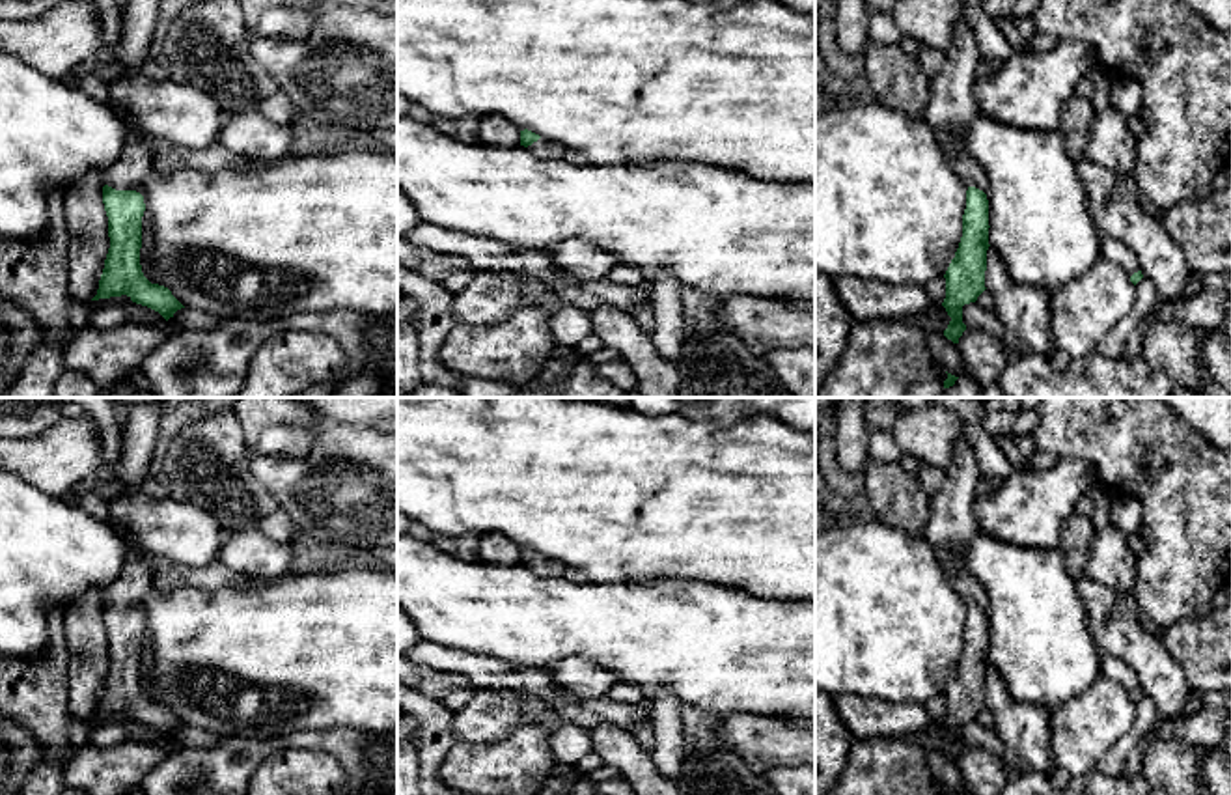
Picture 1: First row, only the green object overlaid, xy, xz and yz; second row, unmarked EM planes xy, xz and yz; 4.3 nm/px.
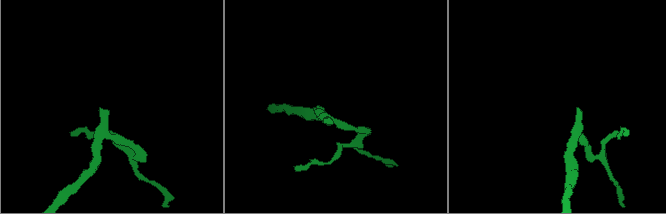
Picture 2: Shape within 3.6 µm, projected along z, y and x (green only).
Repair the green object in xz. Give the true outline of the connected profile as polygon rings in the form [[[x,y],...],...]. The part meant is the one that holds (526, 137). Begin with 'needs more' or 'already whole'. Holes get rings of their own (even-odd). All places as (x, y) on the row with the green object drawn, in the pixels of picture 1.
needs more; [[[528,129],[520,131],[520,146],[528,147],[533,155],[545,159],[561,159],[567,149],[563,144],[545,140]]]

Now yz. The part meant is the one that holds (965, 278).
needs more; [[[966,15],[959,21],[951,47],[944,52],[942,69],[931,78],[931,97],[925,106],[925,121],[955,170],[968,185],[966,209],[962,215],[962,237],[946,278],[942,306],[951,317],[944,336],[953,343],[966,330],[962,306],[975,302],[985,287],[989,250],[989,179],[979,160],[966,149],[966,127],[979,112],[974,86],[983,52],[974,37]]]

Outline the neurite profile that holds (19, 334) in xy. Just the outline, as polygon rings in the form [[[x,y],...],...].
[[[0,297],[0,398],[24,371],[32,353],[47,340],[47,332],[24,308]]]

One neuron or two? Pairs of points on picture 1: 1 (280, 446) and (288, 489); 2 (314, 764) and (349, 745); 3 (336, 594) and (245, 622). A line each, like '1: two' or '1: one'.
1: two
2: two
3: one

